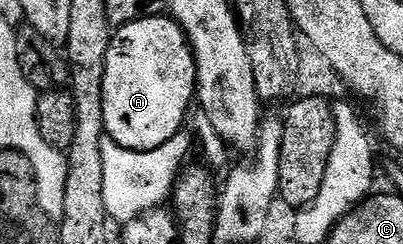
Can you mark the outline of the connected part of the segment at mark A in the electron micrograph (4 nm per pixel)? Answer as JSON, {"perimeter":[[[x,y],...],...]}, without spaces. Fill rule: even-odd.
{"perimeter":[[[171,17],[143,18],[119,27],[113,33],[112,42],[106,52],[104,79],[102,80],[102,116],[104,132],[109,138],[127,150],[153,150],[166,144],[185,129],[184,117],[188,105],[193,105],[196,92],[196,62],[192,47],[177,22]]]}

